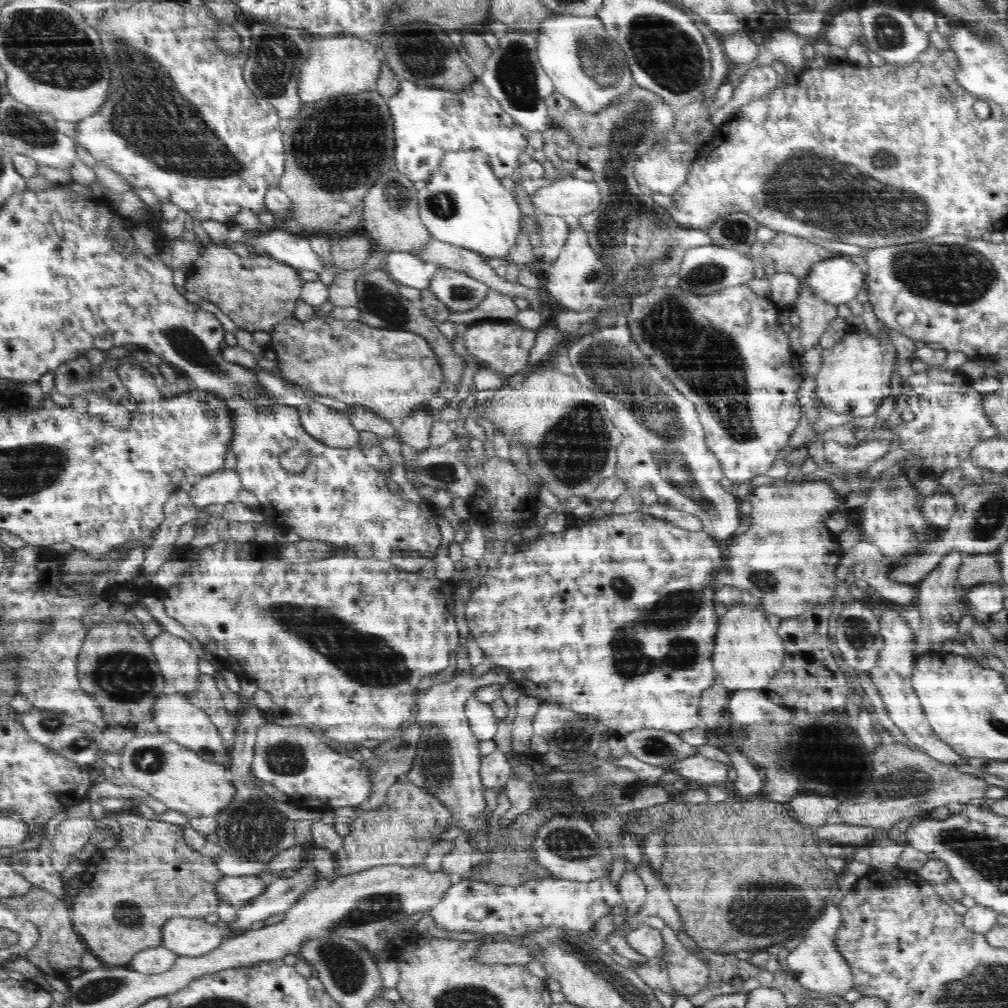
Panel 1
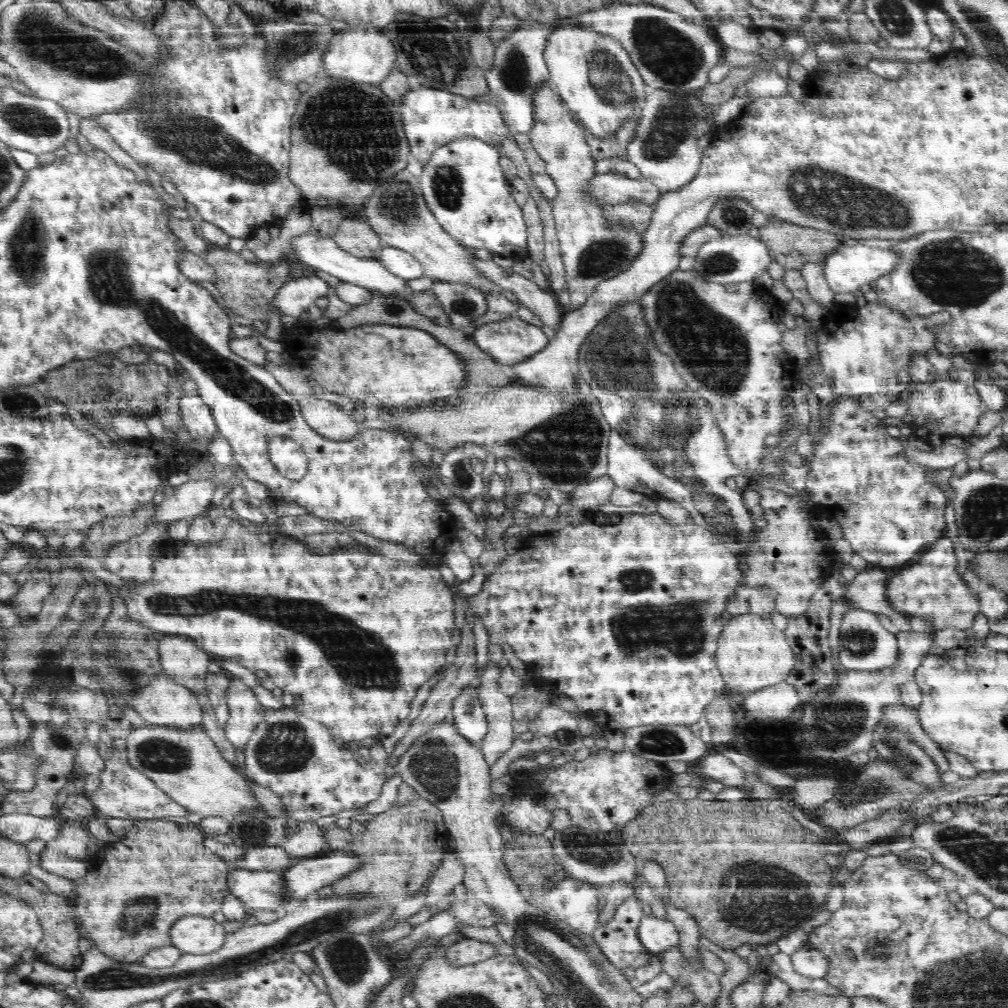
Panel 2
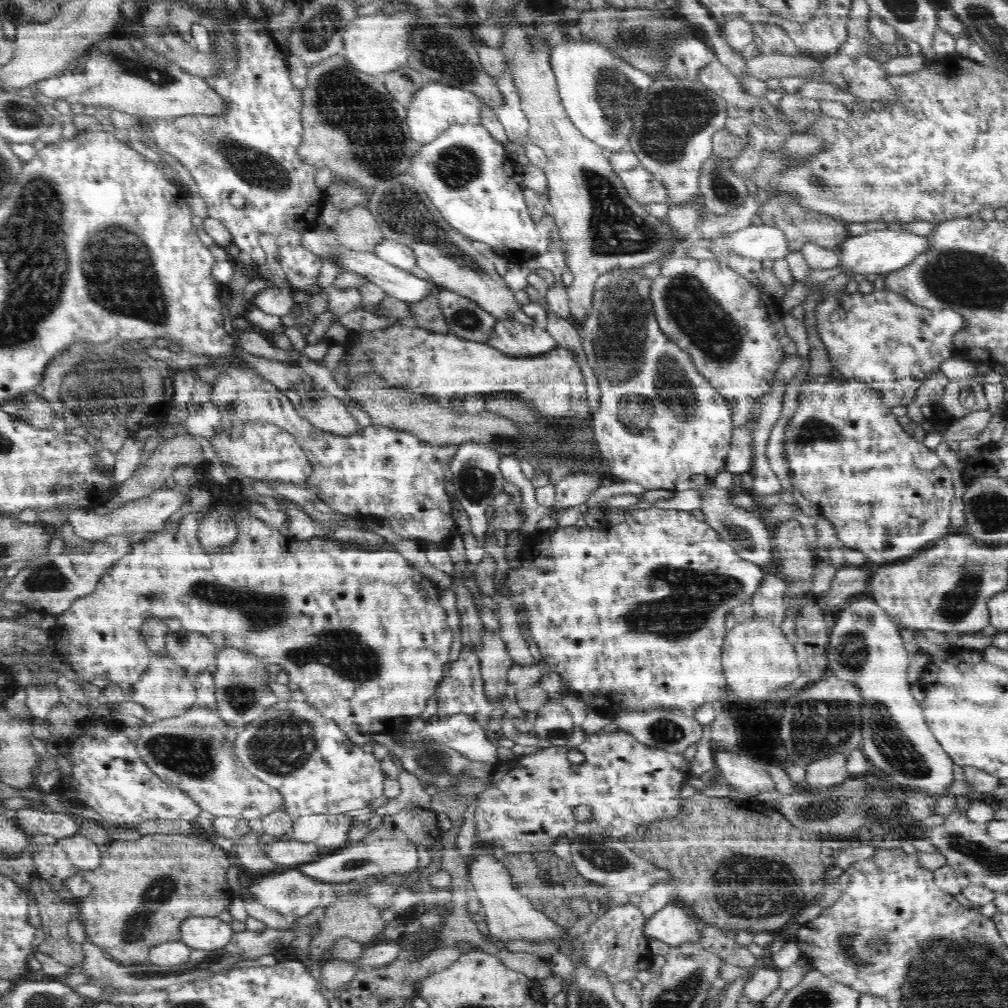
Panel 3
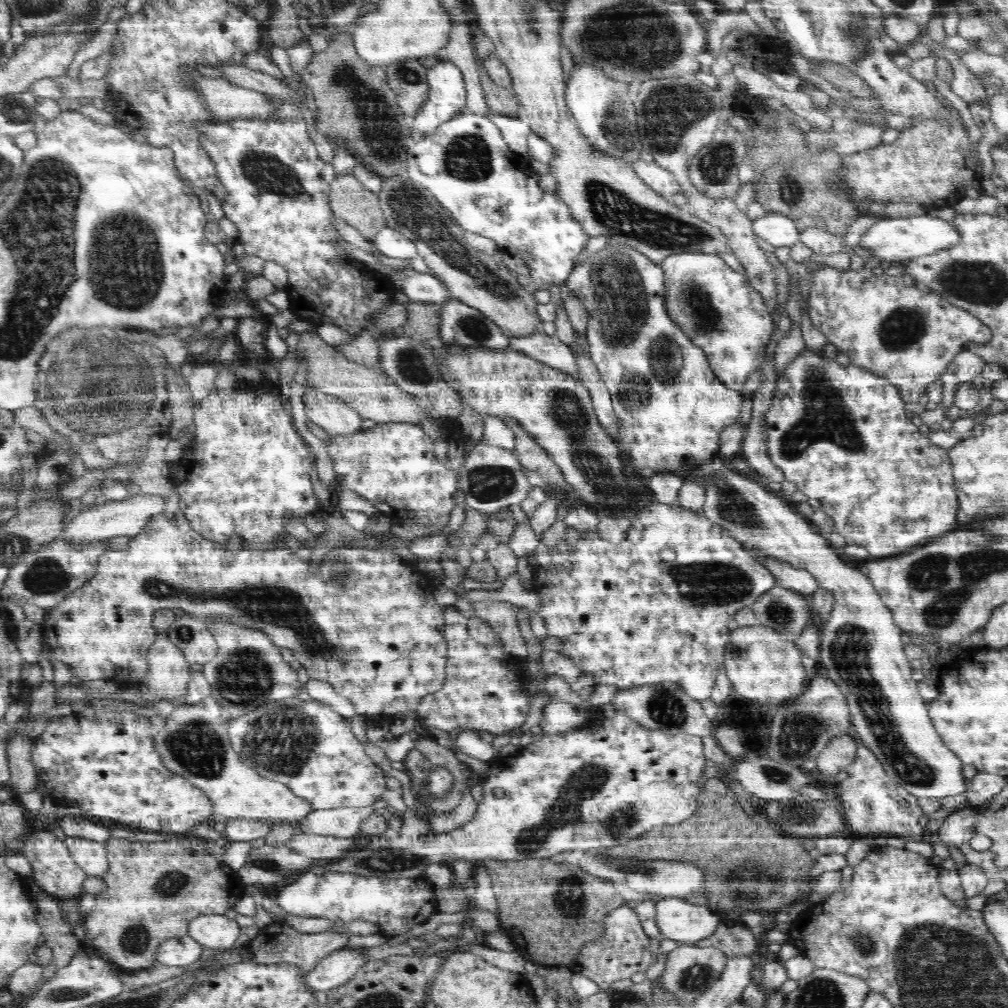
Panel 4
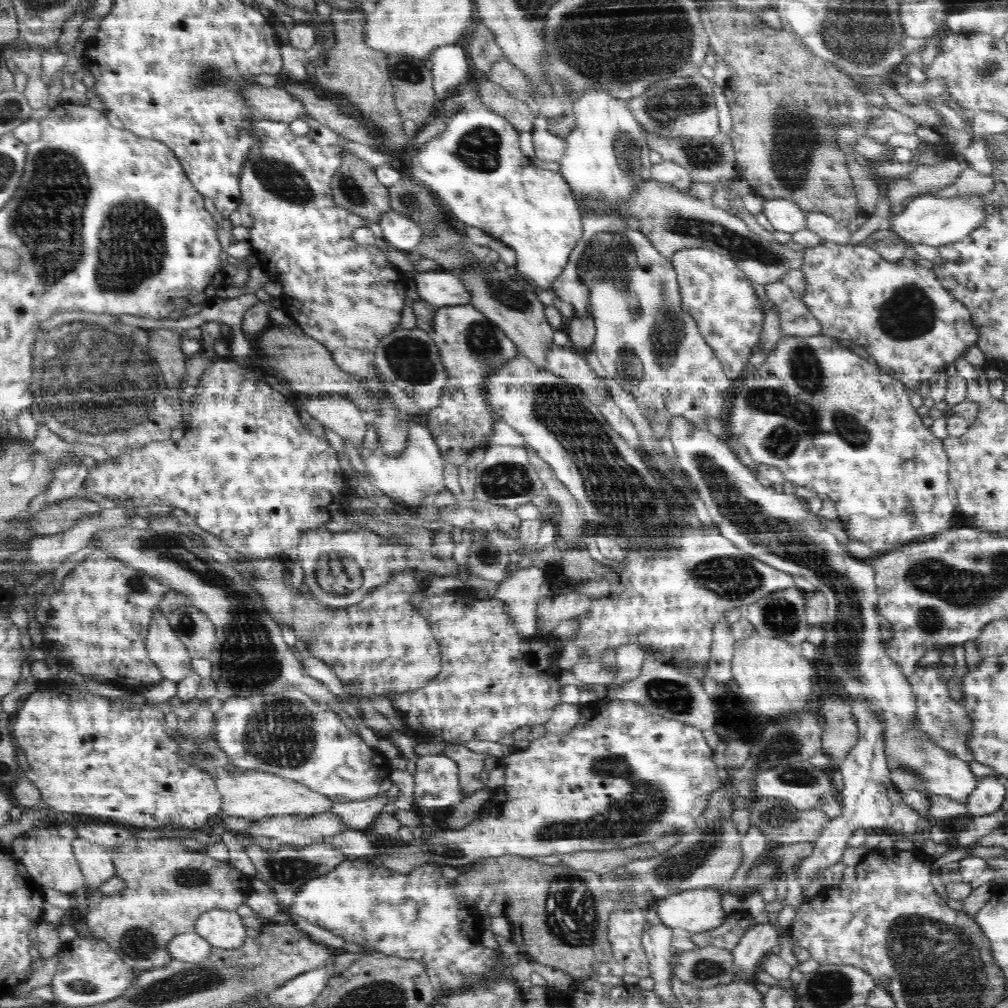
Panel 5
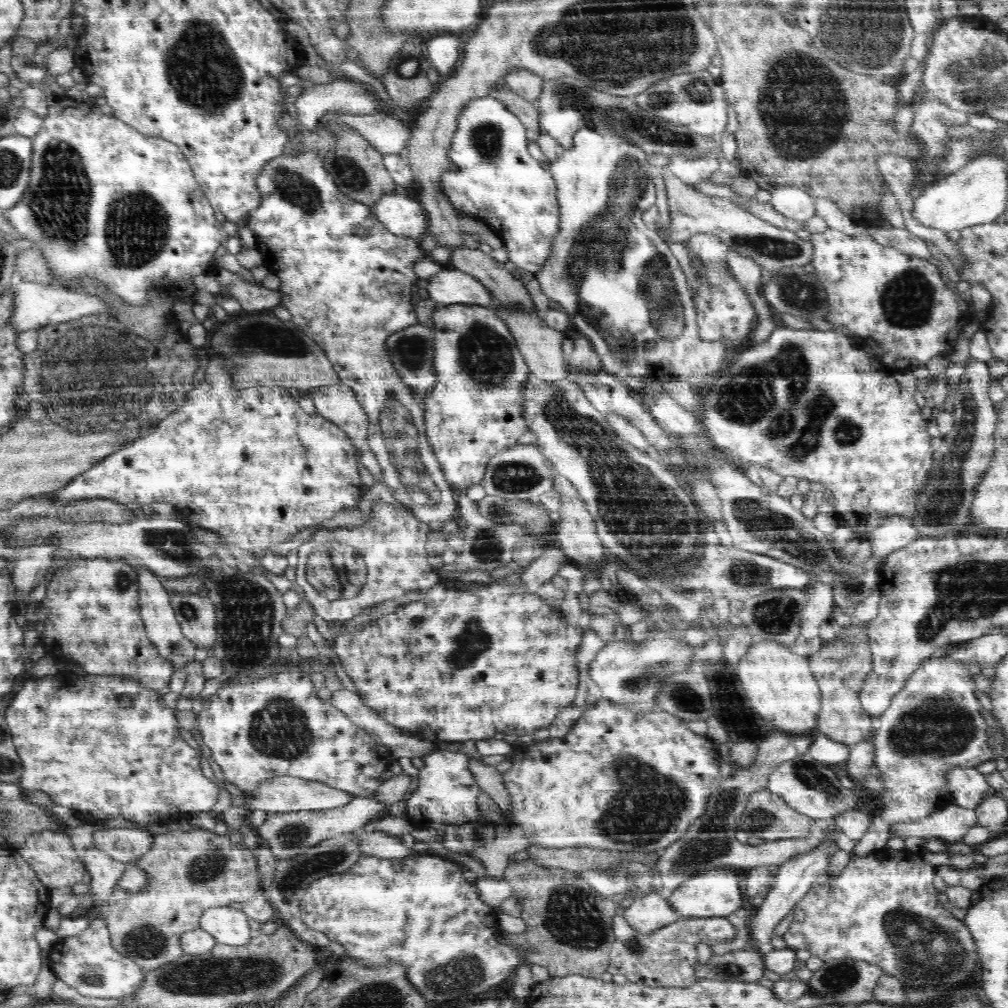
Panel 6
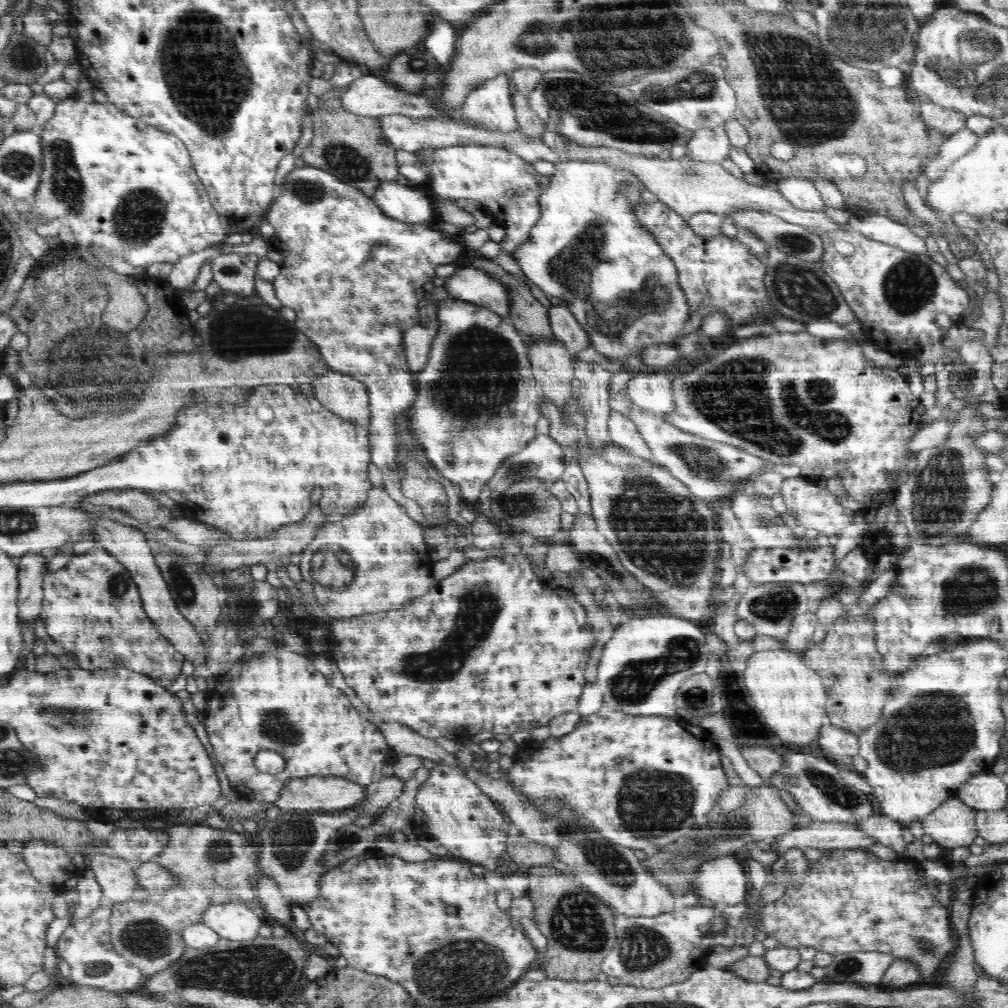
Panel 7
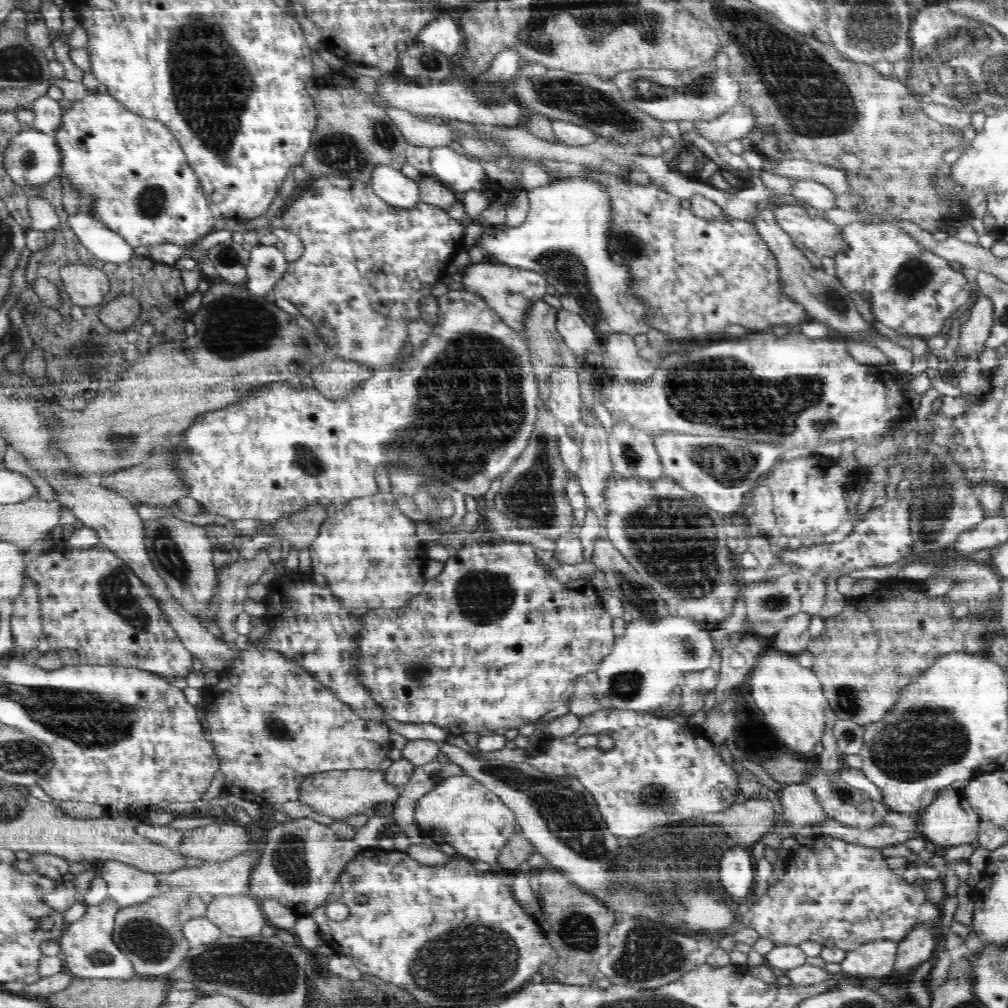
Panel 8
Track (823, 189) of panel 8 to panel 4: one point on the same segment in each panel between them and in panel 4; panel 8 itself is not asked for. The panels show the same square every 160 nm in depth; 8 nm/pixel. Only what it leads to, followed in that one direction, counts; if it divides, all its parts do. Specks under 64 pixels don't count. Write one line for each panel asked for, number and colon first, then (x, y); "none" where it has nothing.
4: (778, 230)
5: (785, 216)
6: (792, 202)
7: (800, 192)

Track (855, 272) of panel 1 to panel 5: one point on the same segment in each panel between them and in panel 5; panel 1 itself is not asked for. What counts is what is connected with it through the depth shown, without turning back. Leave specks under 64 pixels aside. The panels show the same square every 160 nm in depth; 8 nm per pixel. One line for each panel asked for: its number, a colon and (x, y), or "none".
2: (848, 268)
3: (876, 252)
4: (899, 240)
5: (926, 219)

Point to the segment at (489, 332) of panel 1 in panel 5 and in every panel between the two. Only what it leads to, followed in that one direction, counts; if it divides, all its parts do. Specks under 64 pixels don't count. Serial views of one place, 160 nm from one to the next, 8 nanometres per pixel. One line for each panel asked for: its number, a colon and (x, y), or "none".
2: (508, 341)
3: (511, 337)
4: (550, 350)
5: (564, 361)

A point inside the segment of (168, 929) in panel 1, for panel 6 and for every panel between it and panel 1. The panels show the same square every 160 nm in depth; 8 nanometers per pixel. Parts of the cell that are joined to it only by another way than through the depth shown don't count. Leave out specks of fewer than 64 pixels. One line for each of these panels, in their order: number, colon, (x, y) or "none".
2: (194, 934)
3: (205, 933)
4: (213, 930)
5: (224, 929)
6: (227, 925)

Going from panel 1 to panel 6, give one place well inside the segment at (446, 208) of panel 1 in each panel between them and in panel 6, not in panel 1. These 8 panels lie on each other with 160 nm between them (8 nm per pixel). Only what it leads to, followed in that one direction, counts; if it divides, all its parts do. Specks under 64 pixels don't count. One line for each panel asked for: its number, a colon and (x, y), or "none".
2: (463, 185)
3: (466, 173)
4: (466, 165)
5: (476, 169)
6: (492, 177)

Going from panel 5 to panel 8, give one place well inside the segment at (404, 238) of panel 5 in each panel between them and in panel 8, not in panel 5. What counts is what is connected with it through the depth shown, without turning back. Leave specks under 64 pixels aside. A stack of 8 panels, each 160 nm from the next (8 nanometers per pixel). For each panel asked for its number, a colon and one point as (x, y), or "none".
6: (405, 217)
7: (407, 204)
8: (388, 183)

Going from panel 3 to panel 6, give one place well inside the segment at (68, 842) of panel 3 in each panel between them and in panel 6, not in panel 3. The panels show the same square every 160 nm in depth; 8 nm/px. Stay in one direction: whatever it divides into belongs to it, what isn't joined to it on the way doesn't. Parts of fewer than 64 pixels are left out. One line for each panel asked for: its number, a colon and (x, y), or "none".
4: (91, 856)
5: (96, 864)
6: (104, 871)

